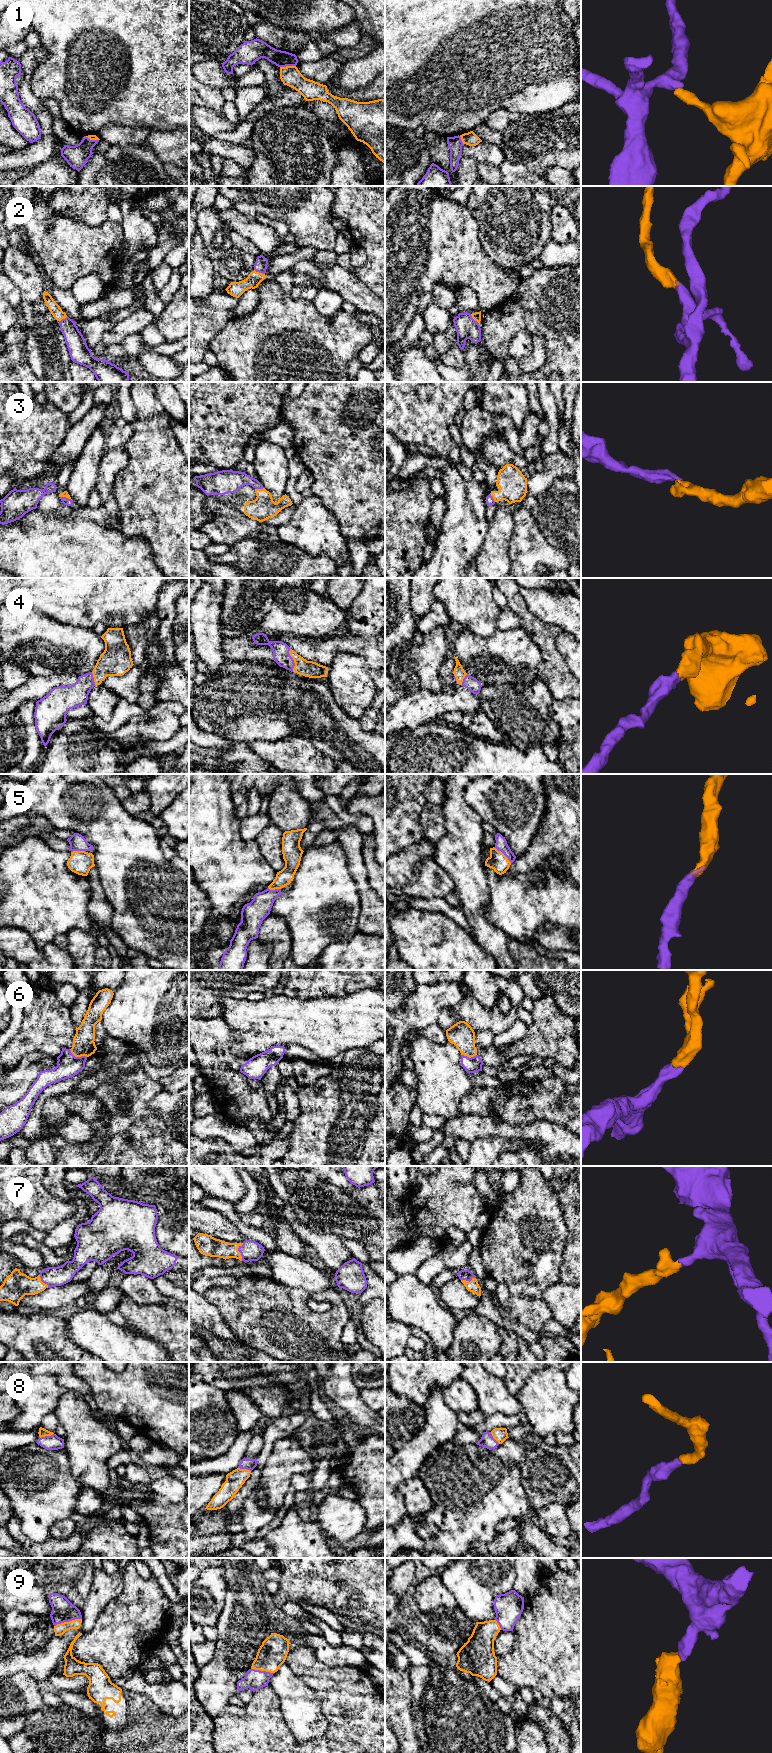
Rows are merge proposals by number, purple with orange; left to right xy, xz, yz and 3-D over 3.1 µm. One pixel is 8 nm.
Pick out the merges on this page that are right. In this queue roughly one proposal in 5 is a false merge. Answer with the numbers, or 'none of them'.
2, 3, 4, 5, 6, 7, 8, 9

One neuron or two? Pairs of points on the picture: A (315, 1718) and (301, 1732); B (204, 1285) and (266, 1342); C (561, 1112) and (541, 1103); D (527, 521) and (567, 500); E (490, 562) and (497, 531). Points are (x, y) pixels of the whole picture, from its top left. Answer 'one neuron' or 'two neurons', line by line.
A: one neuron
B: two neurons
C: one neuron
D: two neurons
E: one neuron

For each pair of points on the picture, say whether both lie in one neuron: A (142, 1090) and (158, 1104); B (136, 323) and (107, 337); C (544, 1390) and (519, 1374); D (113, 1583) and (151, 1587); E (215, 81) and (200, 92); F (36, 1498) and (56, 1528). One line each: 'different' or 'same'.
A: different
B: same
C: different
D: different
E: different
F: different

